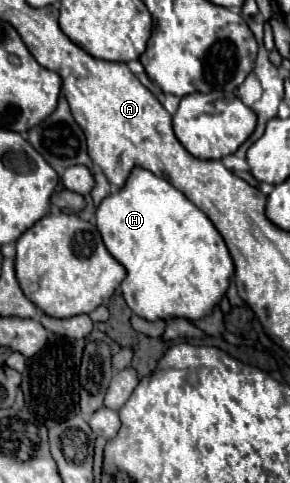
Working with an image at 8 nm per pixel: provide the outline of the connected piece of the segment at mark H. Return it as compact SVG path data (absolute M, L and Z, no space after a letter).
M134 169L126 187L100 203L96 221L106 249L126 269L122 295L138 317L146 321L168 321L178 317L198 321L208 317L226 297L230 277L234 277L234 263L222 235L212 221L166 179L160 179L146 169Z

